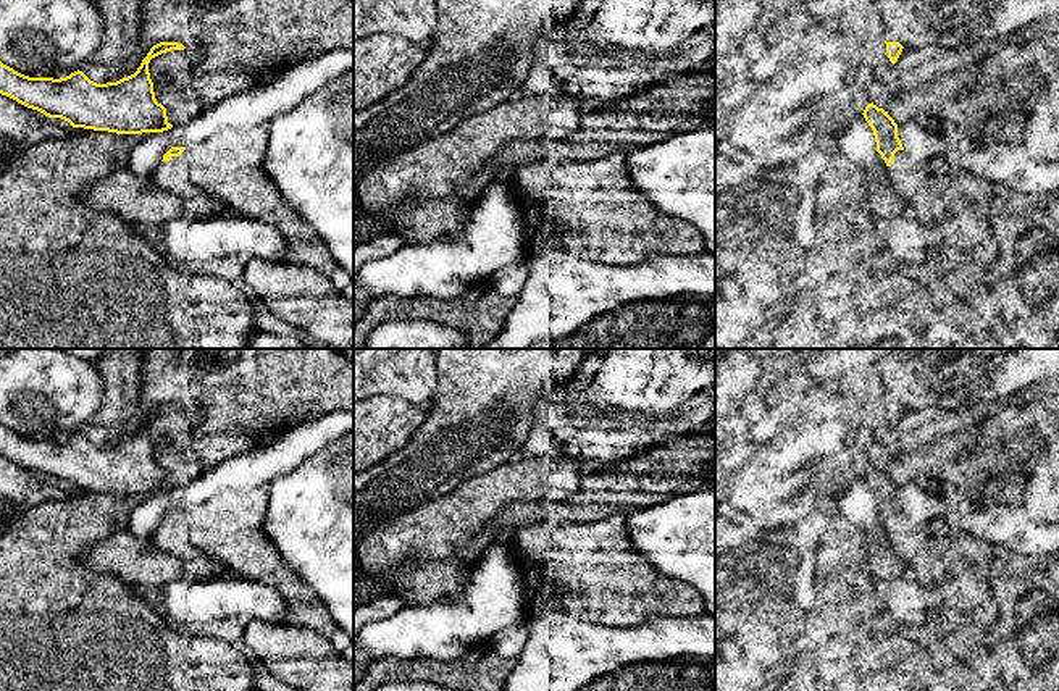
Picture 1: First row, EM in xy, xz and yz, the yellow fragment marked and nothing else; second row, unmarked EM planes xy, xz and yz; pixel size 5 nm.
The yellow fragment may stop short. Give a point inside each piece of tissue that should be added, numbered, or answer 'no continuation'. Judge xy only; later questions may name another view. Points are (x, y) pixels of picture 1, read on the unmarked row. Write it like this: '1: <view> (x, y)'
1: xy (228, 528)

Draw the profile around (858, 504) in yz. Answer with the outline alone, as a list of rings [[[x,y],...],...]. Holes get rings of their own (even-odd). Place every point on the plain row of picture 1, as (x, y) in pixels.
[[[856,476],[839,502],[839,510],[852,521],[862,523],[877,513],[877,504],[872,489],[864,476]]]

